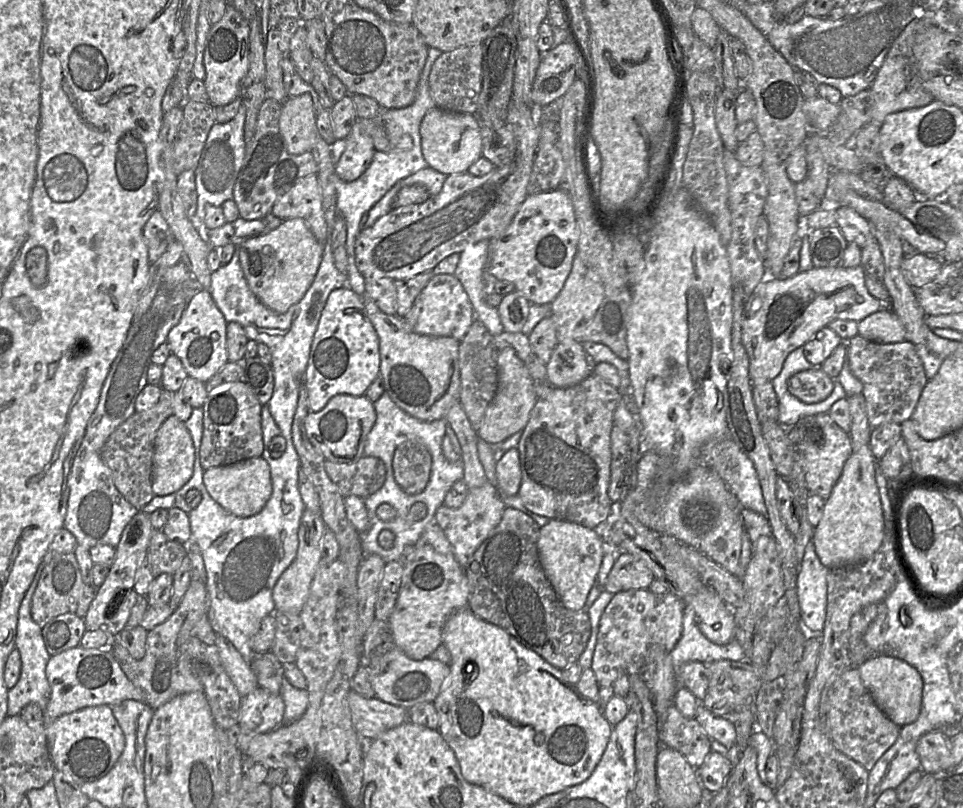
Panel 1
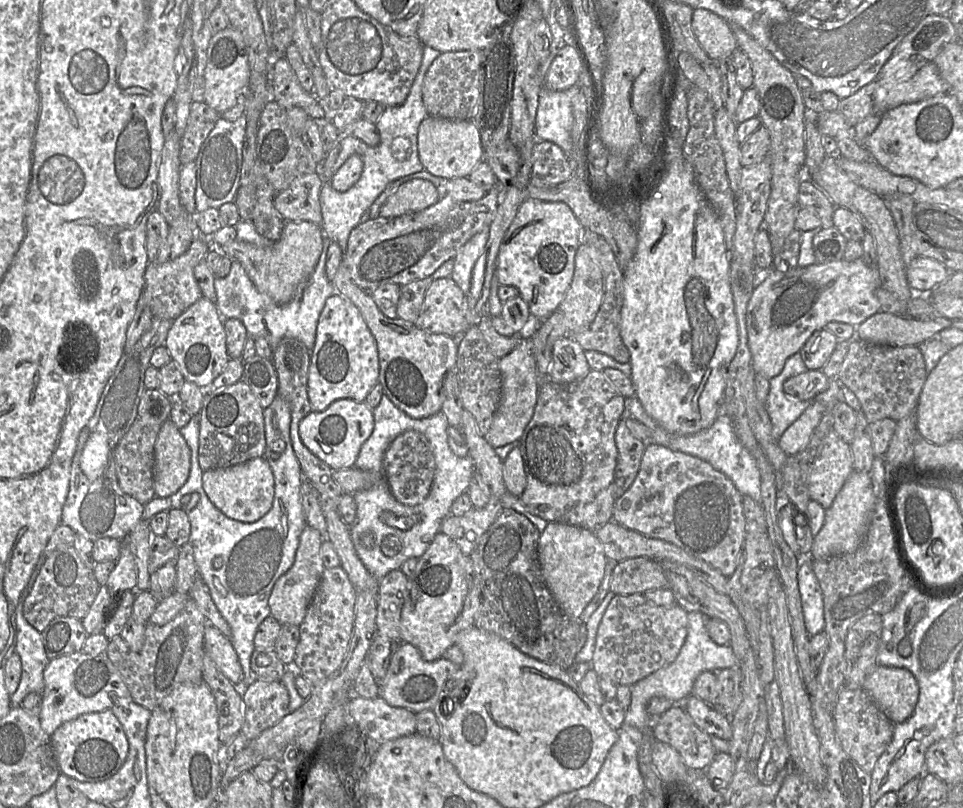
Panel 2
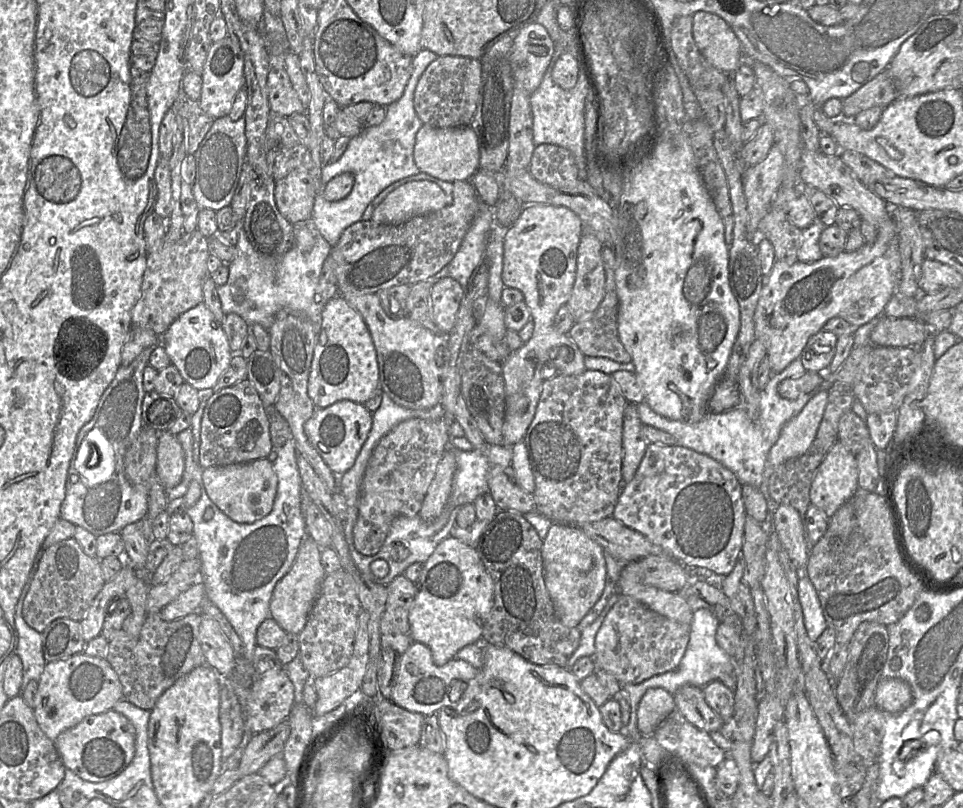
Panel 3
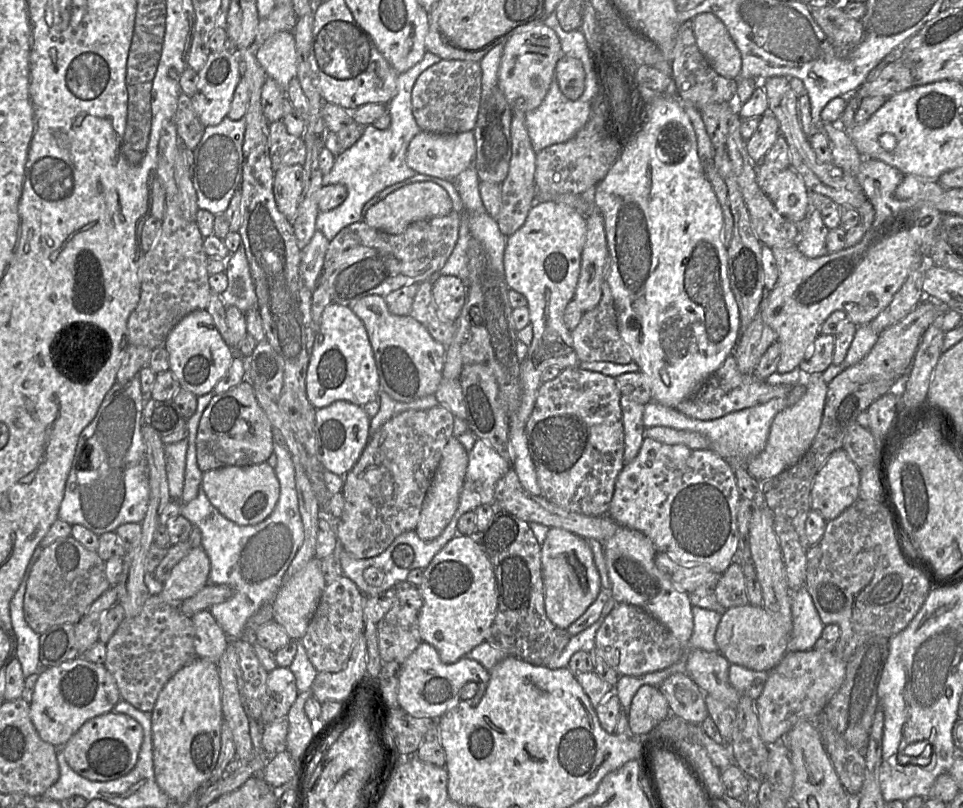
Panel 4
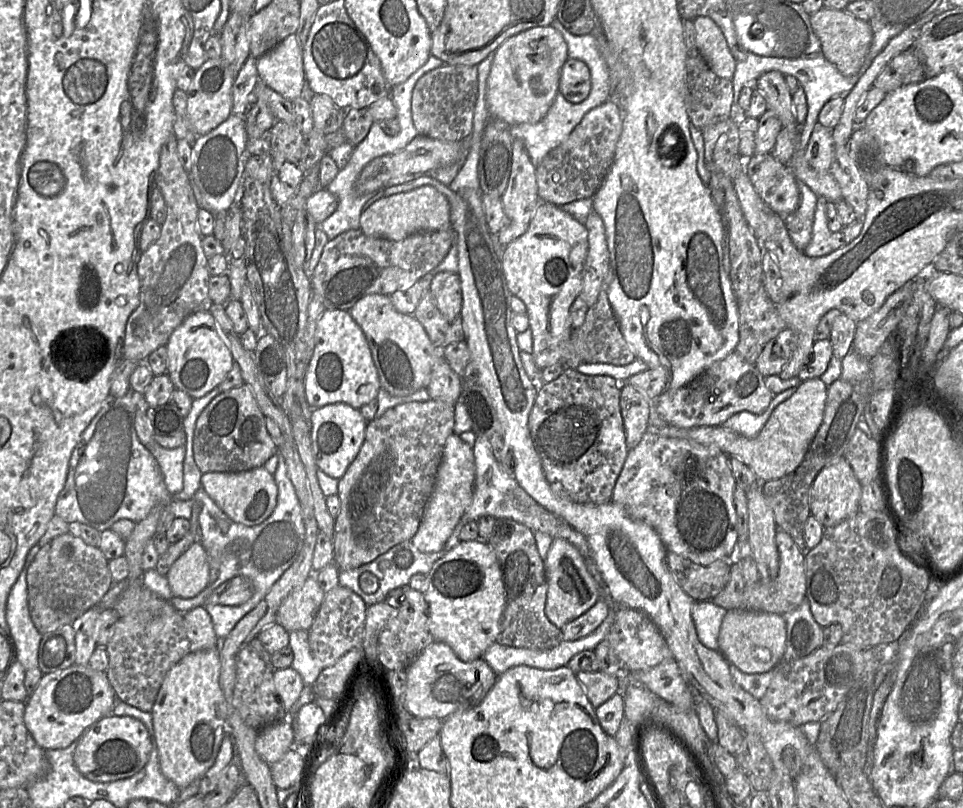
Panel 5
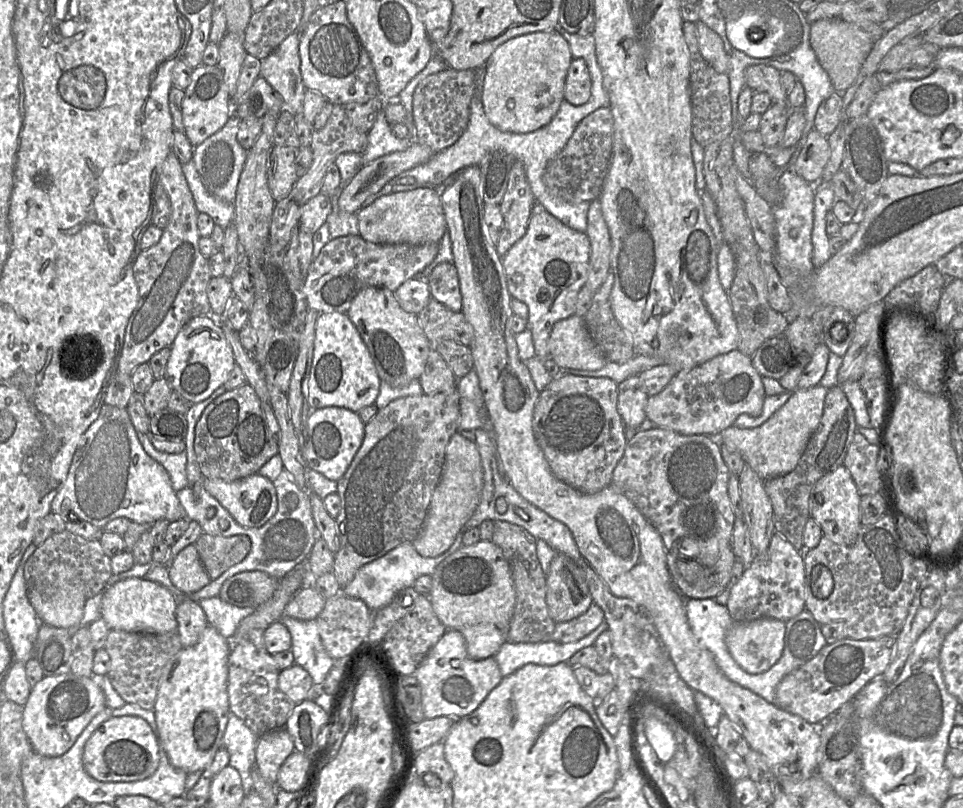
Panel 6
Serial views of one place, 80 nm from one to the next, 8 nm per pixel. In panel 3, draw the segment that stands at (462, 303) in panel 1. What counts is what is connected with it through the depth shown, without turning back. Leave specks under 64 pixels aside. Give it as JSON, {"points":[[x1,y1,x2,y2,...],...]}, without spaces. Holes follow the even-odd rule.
{"points":[[449,276,433,283,430,292,432,315,442,334,453,329,465,292,466,289]]}

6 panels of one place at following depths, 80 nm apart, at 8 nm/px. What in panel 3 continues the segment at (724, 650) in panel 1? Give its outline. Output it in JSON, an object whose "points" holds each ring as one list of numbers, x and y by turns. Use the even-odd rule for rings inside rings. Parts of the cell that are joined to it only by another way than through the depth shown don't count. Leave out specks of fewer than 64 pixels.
{"points":[[700,608,693,611,692,621,689,625,689,640,678,666,670,671,654,675,640,683,622,685,622,689,628,695,630,714,627,726,620,730,621,734,625,735,630,741,634,741,643,736,637,728,637,707,648,689,661,688,673,695,684,685,693,685,702,688,713,680,719,680,729,688,735,686,734,661,718,646,715,640,719,623,719,619,707,609]]}

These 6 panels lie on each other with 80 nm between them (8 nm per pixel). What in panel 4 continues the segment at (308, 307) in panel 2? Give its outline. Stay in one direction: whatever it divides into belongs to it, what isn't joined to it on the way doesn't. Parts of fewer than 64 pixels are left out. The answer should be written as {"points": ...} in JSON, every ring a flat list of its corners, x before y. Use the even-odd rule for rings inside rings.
{"points":[[316,230,308,245,301,249,300,274,310,291,314,290,322,273,329,242,321,231],[243,244,240,245,236,252,230,254,226,260,225,271,228,278,228,286,226,290,220,294,225,306,235,306,244,314,249,309,258,308,258,299]]}

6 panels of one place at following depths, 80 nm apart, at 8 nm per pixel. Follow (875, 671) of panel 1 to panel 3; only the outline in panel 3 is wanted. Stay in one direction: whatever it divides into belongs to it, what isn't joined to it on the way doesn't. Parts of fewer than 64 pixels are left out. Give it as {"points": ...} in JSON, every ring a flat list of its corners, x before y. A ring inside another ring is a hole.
{"points":[[881,678,875,692,875,705,889,714,899,714,913,702,912,690,907,682,898,678]]}

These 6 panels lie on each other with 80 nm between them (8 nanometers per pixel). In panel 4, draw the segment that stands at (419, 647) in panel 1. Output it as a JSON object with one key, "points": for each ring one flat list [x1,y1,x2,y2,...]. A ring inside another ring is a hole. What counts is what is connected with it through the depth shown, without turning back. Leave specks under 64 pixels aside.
{"points":[[457,533,424,569,422,582,417,588,422,598,422,607,418,614,422,641,436,649,443,663,457,662,487,640,498,607,497,586,492,565,475,537]]}

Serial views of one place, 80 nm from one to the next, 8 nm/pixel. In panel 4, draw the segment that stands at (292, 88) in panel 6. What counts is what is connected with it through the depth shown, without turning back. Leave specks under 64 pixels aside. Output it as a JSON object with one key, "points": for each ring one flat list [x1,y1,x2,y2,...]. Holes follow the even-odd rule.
{"points":[[280,31,262,45,255,46,255,56,267,77,287,89,289,82,297,77,297,54,293,32]]}

